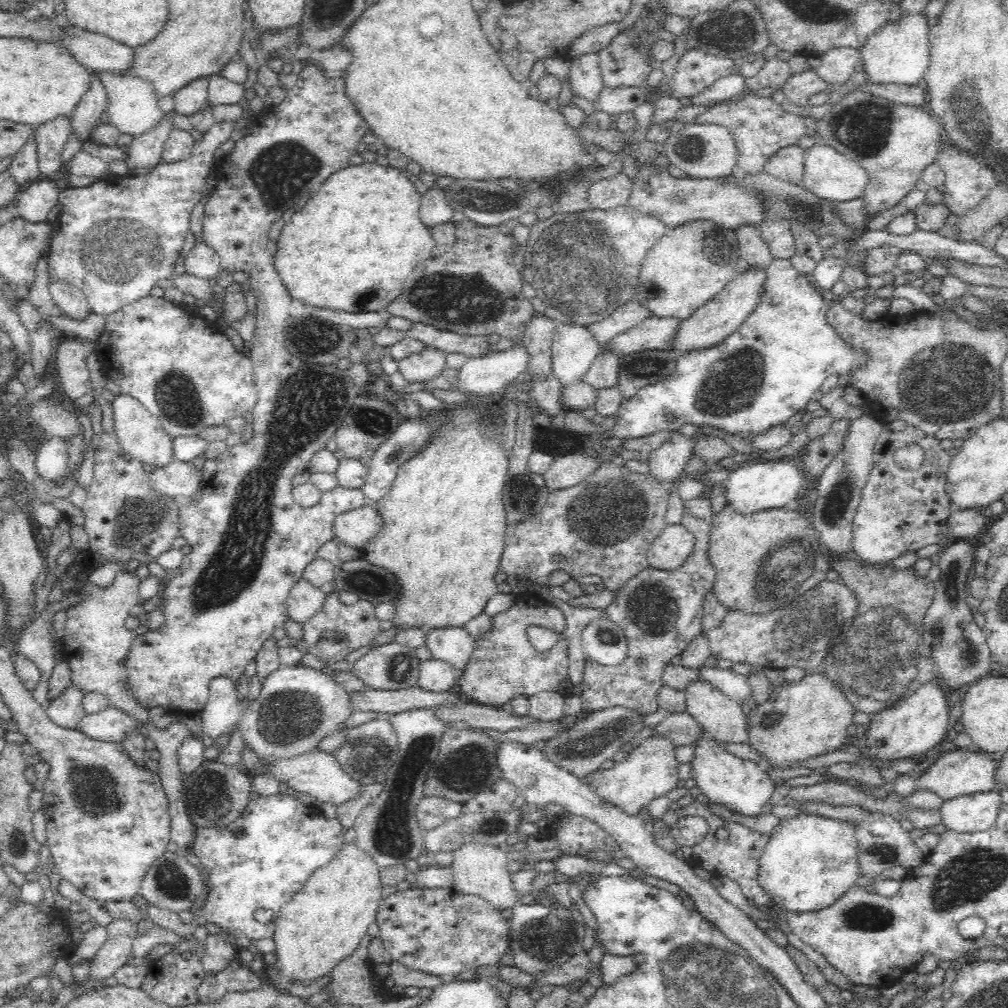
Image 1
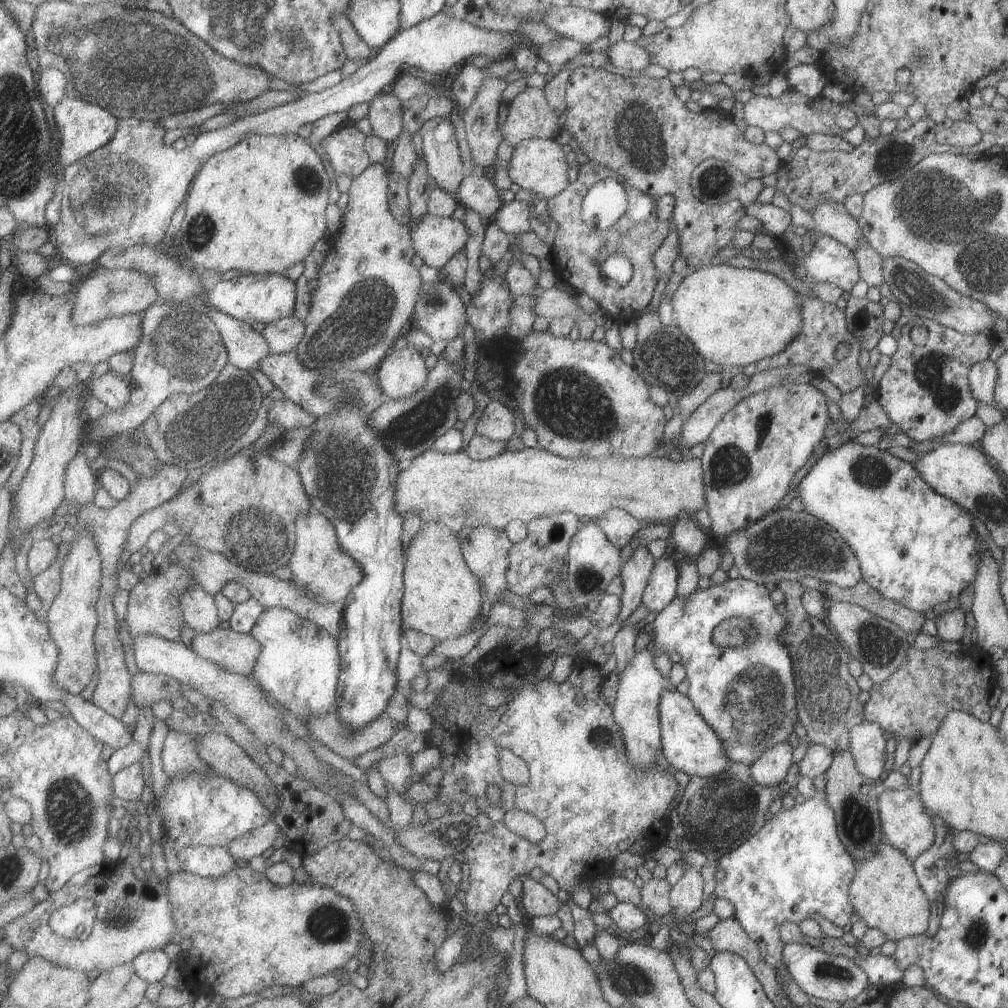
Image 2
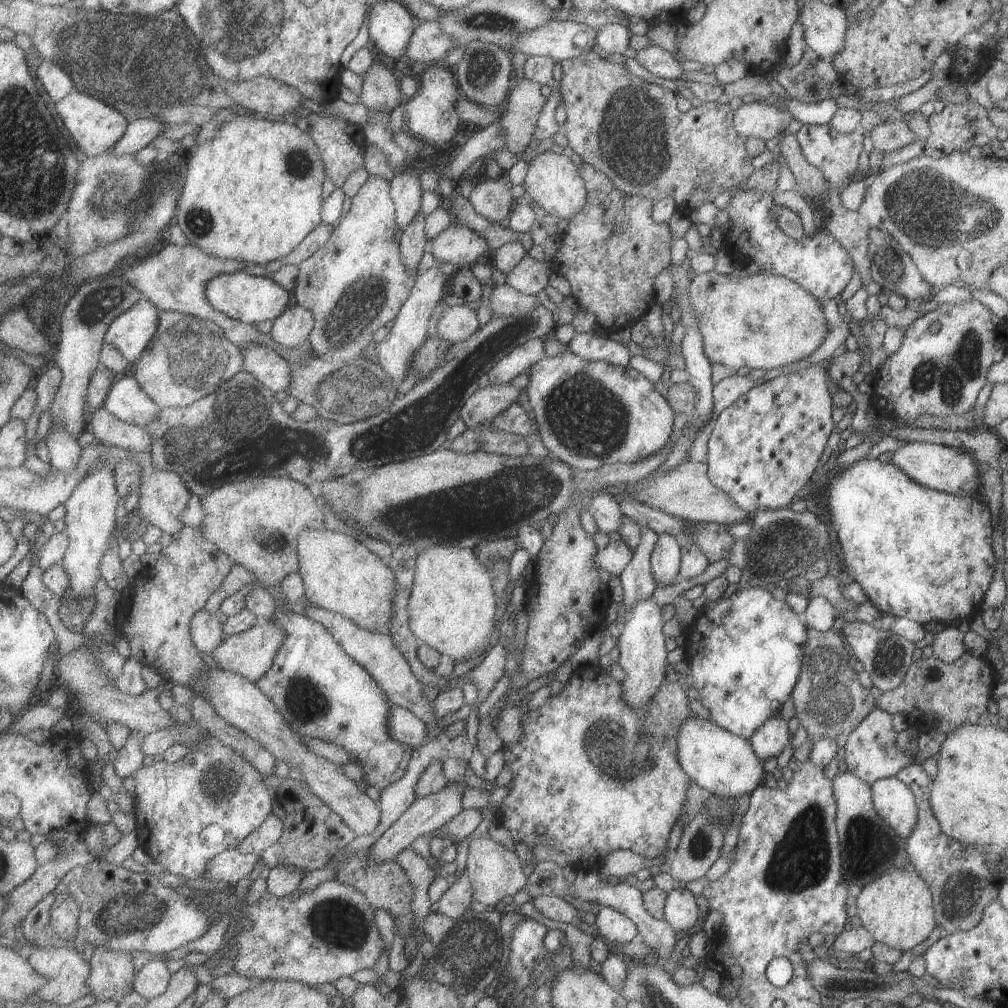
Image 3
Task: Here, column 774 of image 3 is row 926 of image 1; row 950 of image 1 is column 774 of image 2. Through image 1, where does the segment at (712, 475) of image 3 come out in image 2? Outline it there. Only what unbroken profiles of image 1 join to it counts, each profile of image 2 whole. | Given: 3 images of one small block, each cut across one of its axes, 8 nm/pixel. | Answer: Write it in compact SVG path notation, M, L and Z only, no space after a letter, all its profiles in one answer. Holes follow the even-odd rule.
M781 383L742 398L719 419L700 457L711 542L744 529L777 506L793 474L824 436L829 420L824 398L808 383Z

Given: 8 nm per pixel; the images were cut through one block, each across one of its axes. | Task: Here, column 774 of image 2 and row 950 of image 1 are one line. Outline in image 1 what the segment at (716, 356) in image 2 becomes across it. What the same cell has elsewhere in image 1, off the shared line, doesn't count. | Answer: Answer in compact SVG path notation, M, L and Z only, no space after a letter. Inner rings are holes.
M352 840L346 841L324 867L312 872L306 885L283 906L276 920L273 940L278 959L274 969L279 970L280 976L310 985L356 950L368 927L375 923L383 900L381 870Z

